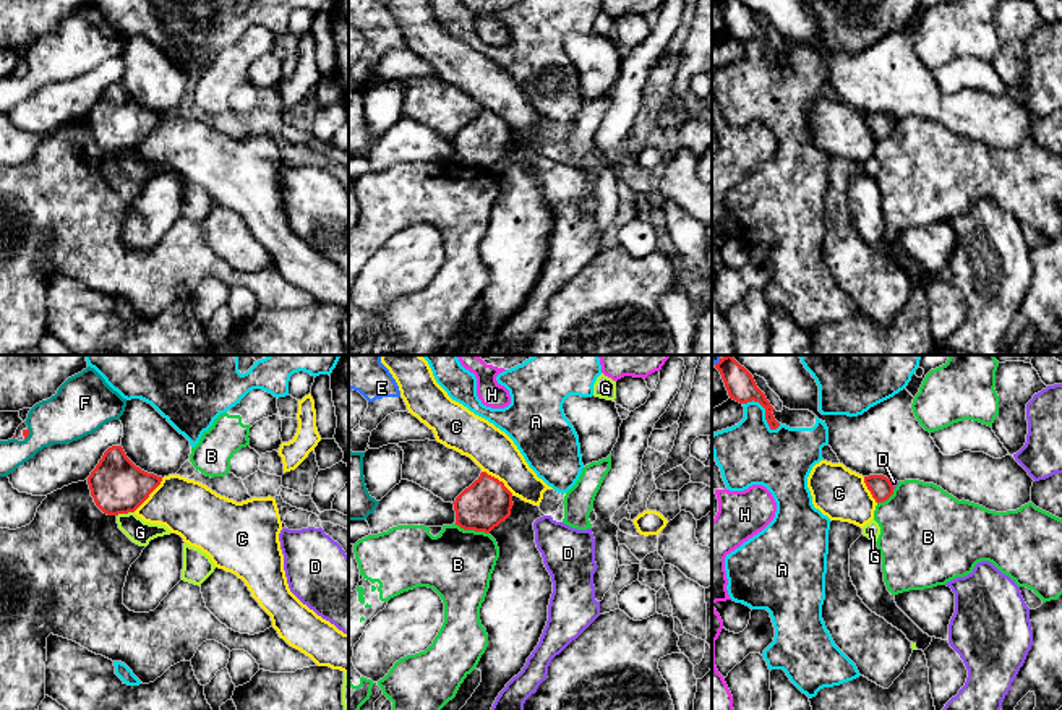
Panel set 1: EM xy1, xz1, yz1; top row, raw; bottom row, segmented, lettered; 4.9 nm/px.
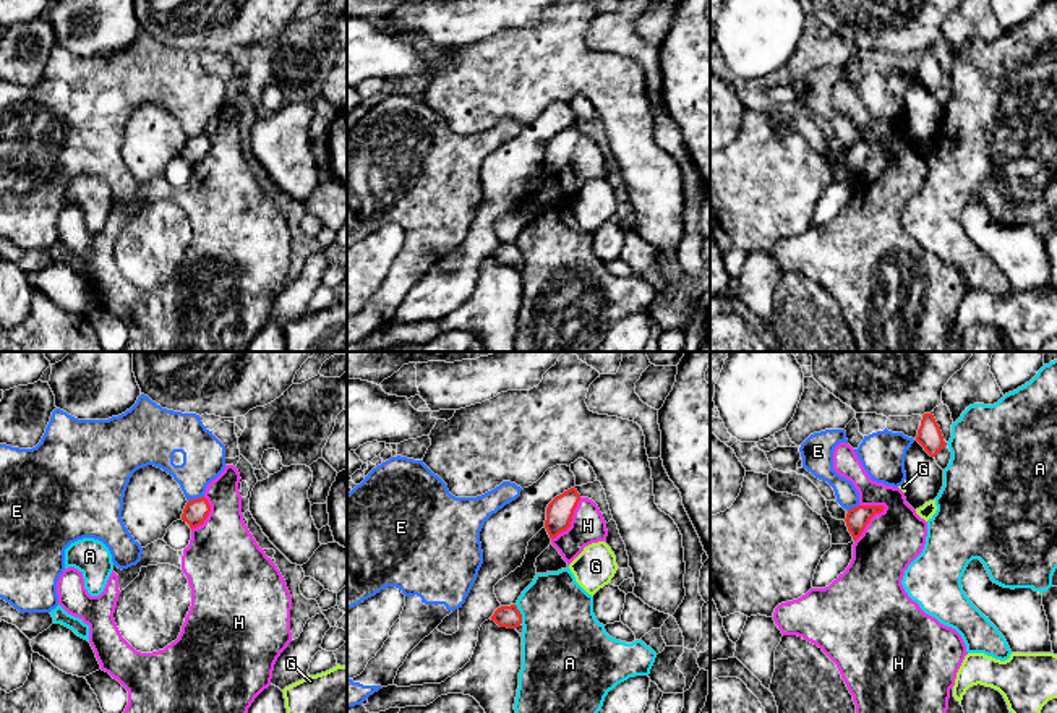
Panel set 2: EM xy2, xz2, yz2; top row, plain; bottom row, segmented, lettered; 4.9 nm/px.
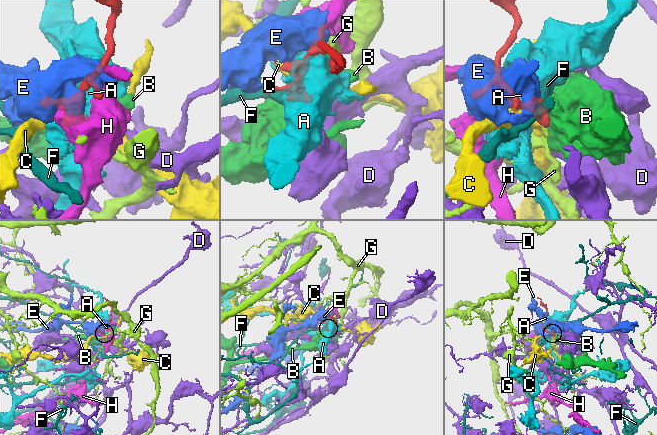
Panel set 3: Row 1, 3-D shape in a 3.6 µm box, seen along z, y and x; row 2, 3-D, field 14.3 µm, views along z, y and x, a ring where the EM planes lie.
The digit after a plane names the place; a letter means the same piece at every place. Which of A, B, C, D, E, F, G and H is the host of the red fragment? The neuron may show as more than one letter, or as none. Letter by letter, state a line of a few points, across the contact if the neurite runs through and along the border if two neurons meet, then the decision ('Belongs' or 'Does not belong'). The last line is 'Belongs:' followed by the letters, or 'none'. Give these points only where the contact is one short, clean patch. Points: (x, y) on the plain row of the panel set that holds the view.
A: Does not belong
B: Line: xz1 (454, 161), (488, 171). Does not belong
C: Does not belong
D: Line: yz1 (881, 125), (890, 120), (894, 119). Belongs
E: Does not belong
F: Does not belong
G: Line: xy1 (133, 148), (117, 153). Does not belong
H: Line: yz2 (882, 141), (884, 145), (869, 157), (855, 179). Does not belong
Belongs: D

